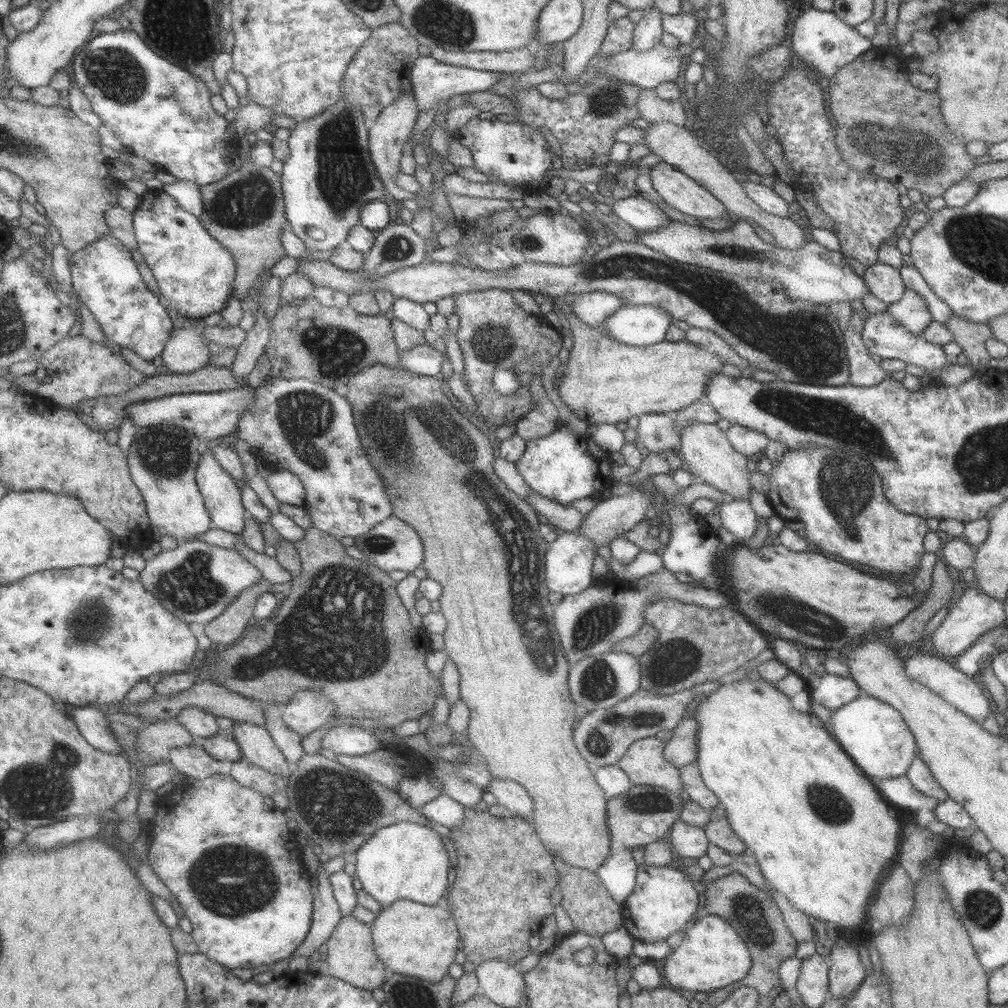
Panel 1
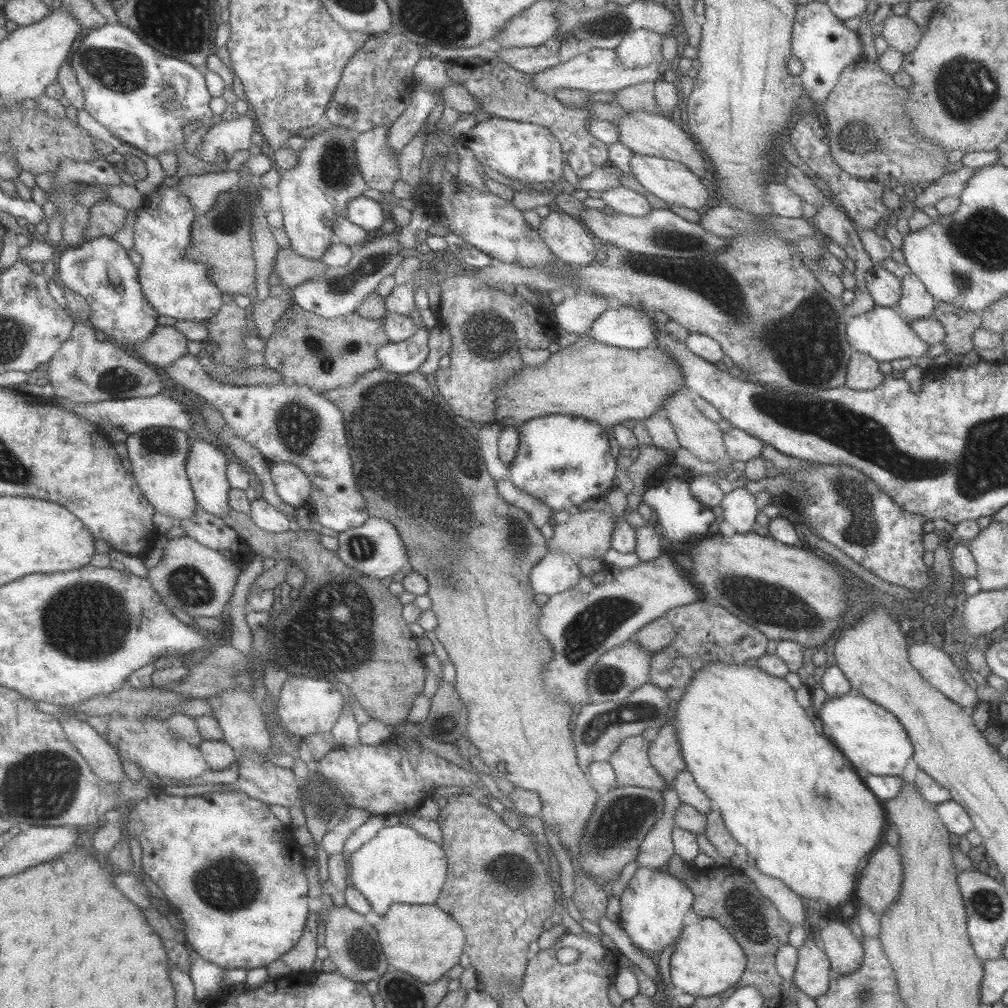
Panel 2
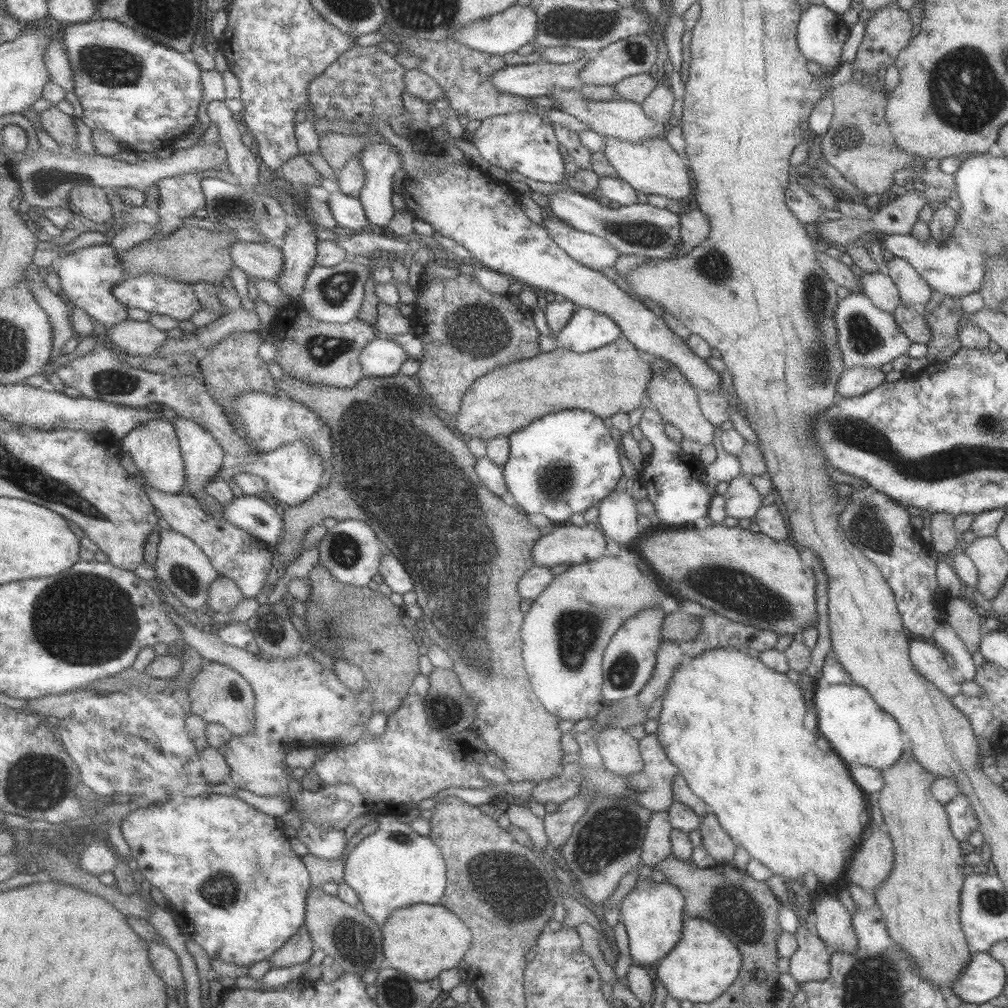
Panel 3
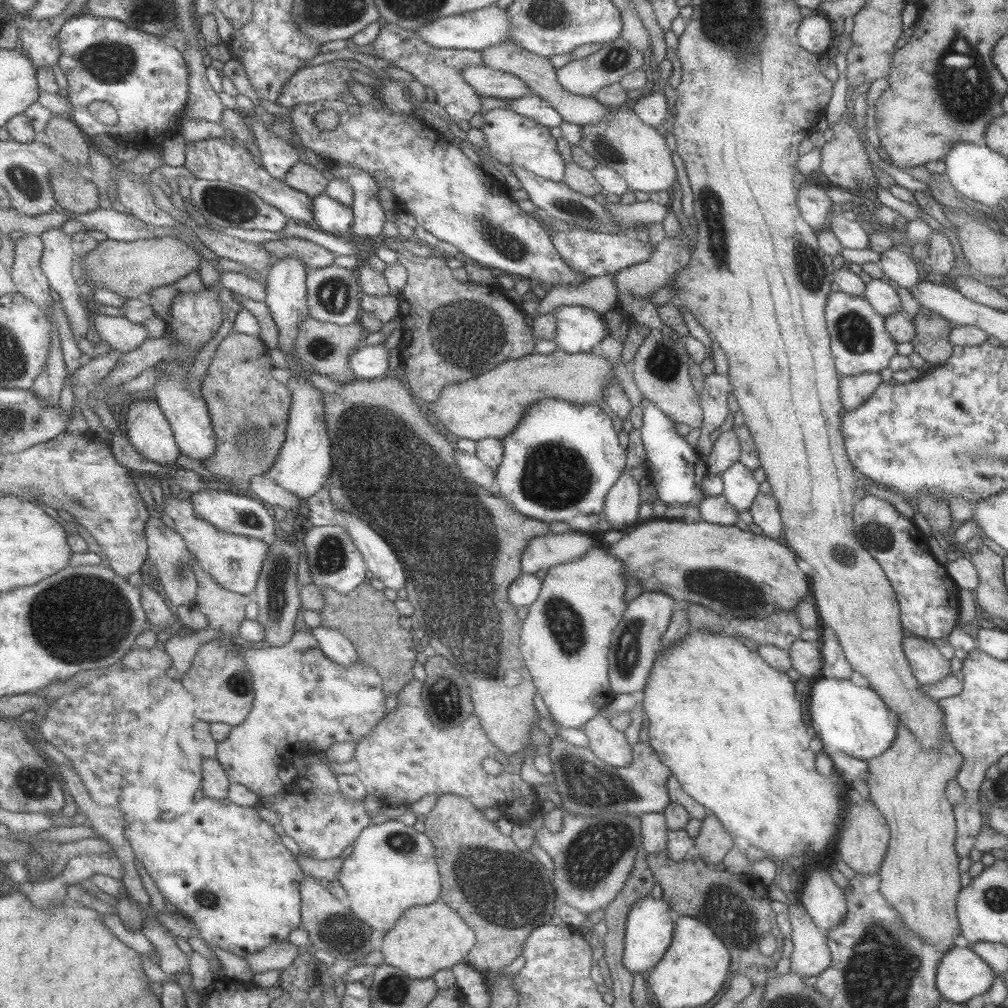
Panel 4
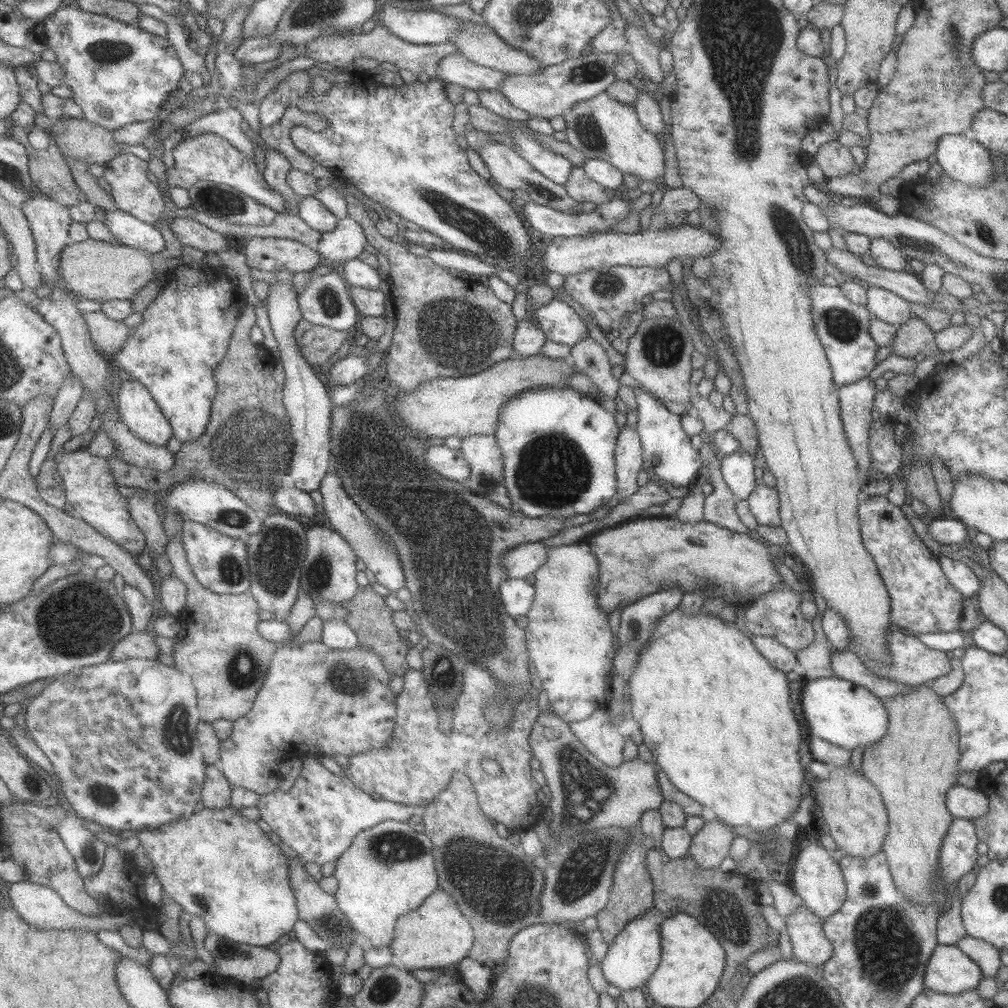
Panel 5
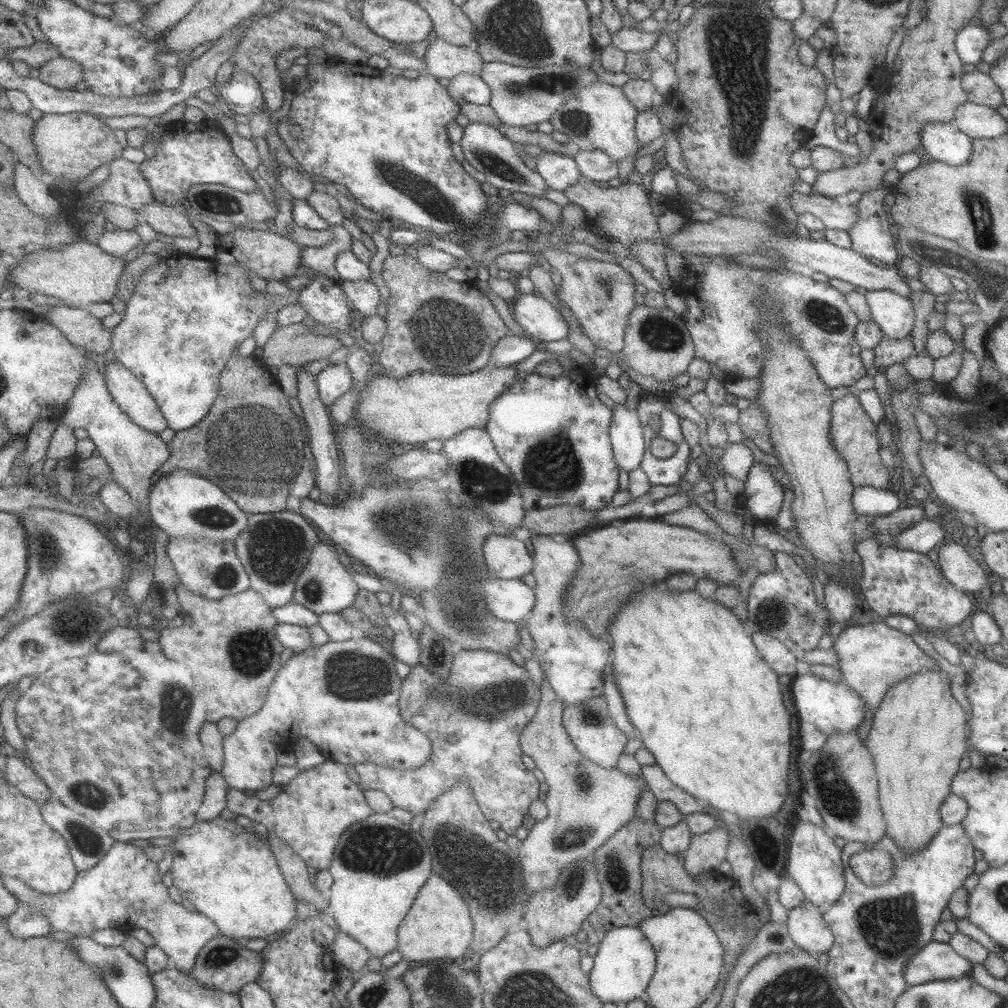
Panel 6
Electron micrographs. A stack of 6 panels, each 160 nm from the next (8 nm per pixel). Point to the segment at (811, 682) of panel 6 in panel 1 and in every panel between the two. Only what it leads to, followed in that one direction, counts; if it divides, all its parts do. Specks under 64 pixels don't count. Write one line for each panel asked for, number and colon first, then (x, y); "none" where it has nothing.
1: (874, 734)
2: (871, 738)
3: (857, 728)
4: (856, 720)
5: (839, 711)

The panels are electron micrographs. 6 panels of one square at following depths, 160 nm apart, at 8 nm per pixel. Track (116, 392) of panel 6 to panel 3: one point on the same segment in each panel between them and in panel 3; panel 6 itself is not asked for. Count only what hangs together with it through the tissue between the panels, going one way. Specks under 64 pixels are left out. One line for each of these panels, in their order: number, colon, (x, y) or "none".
3: (156, 447)
4: (150, 431)
5: (141, 411)

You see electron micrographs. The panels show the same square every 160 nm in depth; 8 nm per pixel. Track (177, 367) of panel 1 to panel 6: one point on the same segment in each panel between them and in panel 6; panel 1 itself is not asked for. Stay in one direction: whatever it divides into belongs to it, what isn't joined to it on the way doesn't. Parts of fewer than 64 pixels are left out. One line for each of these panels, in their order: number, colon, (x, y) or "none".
2: (167, 344)
3: (140, 338)
4: (121, 333)
5: (111, 335)
6: (85, 330)

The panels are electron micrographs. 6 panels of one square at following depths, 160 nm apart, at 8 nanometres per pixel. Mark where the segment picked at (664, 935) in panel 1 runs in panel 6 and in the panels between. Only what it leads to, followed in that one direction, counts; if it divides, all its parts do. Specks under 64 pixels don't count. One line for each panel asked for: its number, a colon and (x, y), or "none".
2: (653, 905)
3: (653, 913)
4: (649, 930)
5: (635, 953)
6: (624, 961)

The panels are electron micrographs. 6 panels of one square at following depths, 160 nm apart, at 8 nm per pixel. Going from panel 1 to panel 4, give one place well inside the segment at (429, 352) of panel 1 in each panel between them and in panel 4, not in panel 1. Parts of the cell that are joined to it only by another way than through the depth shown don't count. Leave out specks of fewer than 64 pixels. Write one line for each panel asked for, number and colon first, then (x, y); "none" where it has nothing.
2: (407, 356)
3: (382, 357)
4: (369, 362)

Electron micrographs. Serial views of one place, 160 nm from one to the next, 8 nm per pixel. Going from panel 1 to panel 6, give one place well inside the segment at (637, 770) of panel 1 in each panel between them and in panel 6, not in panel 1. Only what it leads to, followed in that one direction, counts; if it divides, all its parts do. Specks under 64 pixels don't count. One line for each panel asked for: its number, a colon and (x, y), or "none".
2: (630, 761)
3: (619, 750)
4: (610, 745)
5: (597, 733)
6: (589, 724)

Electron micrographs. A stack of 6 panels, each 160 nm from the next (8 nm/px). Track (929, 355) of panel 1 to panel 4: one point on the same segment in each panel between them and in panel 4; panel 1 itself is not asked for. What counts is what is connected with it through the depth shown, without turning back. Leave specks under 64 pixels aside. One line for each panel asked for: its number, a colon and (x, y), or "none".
2: (880, 332)
3: (868, 336)
4: (860, 343)

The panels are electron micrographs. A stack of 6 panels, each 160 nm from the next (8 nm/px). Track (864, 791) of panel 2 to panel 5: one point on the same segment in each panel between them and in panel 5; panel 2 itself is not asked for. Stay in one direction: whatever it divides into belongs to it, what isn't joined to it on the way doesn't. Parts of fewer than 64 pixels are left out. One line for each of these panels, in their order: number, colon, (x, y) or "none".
3: (734, 728)
4: (728, 726)
5: (714, 713)

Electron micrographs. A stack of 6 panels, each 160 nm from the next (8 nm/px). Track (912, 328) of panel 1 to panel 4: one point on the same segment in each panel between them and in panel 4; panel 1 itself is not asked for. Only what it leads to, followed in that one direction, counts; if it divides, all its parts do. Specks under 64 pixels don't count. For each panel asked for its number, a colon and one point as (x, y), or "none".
2: (916, 302)
3: (913, 289)
4: (898, 264)

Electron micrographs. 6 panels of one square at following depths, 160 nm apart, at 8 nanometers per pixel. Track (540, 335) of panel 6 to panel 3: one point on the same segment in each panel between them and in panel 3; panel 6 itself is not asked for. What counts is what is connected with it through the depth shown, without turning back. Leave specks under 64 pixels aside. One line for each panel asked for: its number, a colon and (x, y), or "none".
3: (587, 330)
4: (578, 329)
5: (560, 323)

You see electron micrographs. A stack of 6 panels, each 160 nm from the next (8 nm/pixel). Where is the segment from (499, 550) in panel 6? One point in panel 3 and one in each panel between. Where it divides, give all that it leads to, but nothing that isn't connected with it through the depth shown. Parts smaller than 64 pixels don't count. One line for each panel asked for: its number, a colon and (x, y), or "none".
3: (571, 545)
4: (544, 552)
5: (520, 562)

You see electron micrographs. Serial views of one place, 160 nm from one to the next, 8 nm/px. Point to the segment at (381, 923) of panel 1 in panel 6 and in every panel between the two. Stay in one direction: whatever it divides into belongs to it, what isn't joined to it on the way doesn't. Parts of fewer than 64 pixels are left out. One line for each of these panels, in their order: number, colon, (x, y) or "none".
2: (425, 941)
3: (423, 940)
4: (427, 939)
5: (438, 934)
6: (439, 927)

